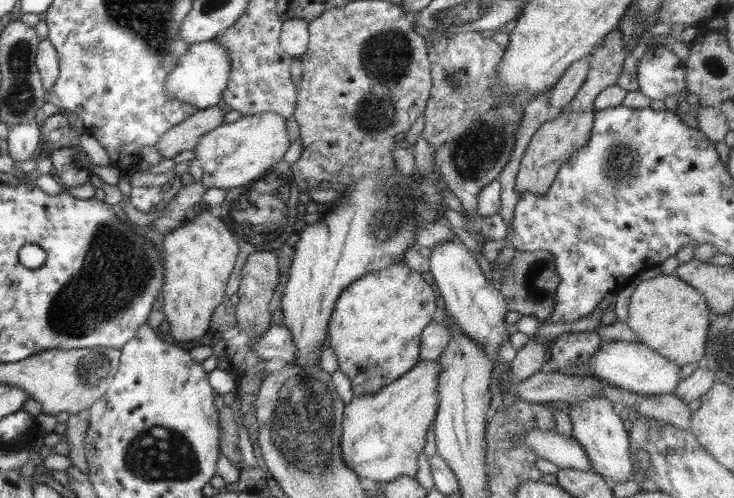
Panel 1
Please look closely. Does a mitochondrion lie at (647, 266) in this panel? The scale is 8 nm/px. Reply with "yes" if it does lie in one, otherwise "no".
no

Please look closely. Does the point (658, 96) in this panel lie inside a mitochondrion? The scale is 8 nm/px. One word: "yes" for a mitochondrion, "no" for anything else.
no

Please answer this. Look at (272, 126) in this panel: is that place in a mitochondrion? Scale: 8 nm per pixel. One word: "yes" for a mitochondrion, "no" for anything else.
no

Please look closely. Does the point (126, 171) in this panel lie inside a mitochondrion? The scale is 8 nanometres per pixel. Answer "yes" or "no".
no

